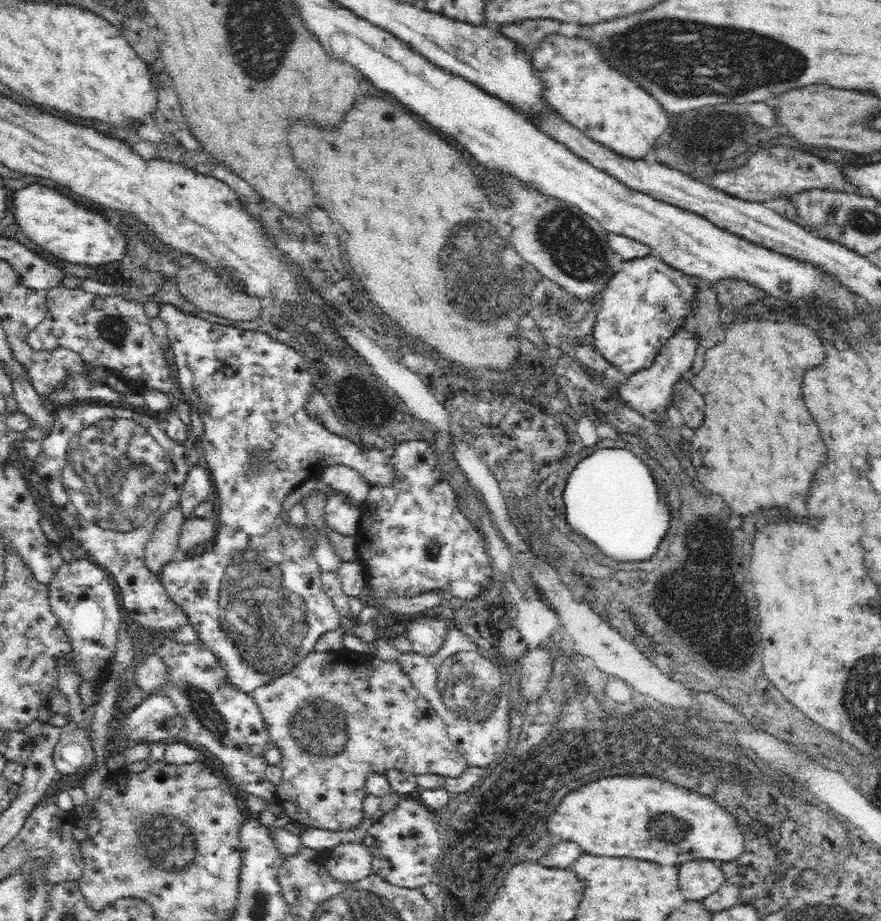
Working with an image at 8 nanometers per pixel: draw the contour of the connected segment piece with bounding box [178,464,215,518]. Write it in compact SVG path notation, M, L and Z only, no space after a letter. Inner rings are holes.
M204 464L196 466L186 479L184 488L181 490L179 509L185 518L194 516L196 508L214 497L214 484L211 473Z

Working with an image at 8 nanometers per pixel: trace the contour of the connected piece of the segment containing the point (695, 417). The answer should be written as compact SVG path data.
M680 377L673 390L673 404L690 426L700 426L704 420L704 398L692 388L691 381Z

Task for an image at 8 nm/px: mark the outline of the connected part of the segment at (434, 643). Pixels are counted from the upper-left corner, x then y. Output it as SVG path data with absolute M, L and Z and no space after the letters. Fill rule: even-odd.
M427 614L407 624L405 634L411 651L425 658L433 658L445 648L453 625L438 615Z

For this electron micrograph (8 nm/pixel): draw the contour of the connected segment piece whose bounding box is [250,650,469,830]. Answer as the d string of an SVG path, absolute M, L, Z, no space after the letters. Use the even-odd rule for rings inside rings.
M370 650L368 652L330 652L319 653L312 652L304 661L299 662L292 670L292 673L286 674L281 678L272 680L269 684L260 686L250 693L256 706L260 709L268 731L270 731L272 742L282 751L280 766L283 768L282 782L277 786L276 804L283 807L285 814L290 820L294 820L301 826L308 828L342 830L353 829L363 819L362 799L366 794L364 783L365 774L368 771L382 773L391 768L398 768L417 775L434 773L440 777L459 777L468 763L462 756L460 750L457 750L455 743L451 741L446 723L441 719L428 701L423 700L418 692L412 687L410 679L399 669L398 662L384 662L374 656Z

